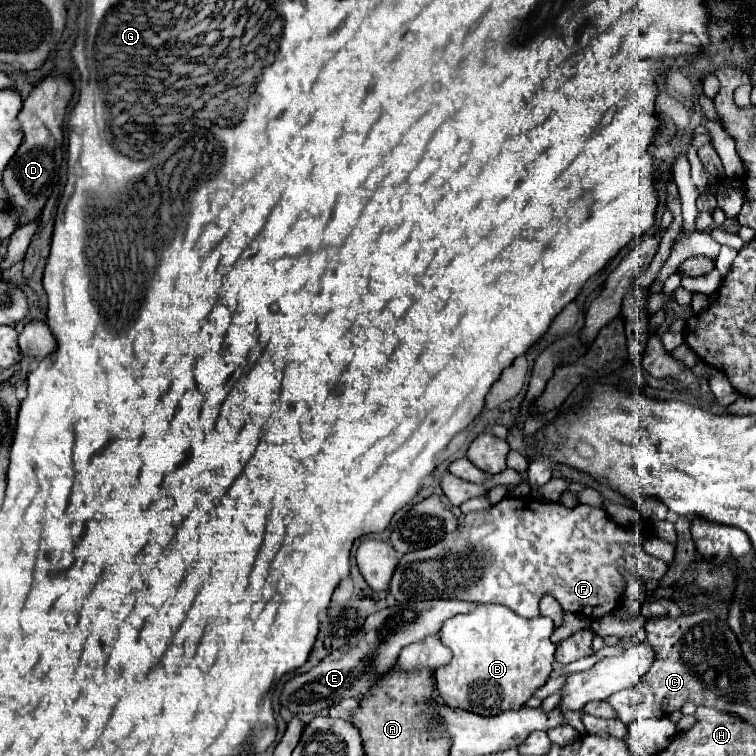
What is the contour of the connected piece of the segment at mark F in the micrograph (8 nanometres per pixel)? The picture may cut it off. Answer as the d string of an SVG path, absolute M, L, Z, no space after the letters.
M503 498L499 504L491 506L485 512L471 512L467 514L461 524L457 526L455 532L447 534L439 544L431 546L431 548L423 548L419 552L407 552L407 556L403 556L397 564L397 570L393 574L393 580L389 584L389 592L393 594L393 598L397 602L421 602L421 600L433 600L433 598L463 598L463 600L471 600L471 602L497 602L497 604L505 604L509 606L515 614L525 616L525 618L535 618L539 616L539 600L541 596L549 594L555 596L557 602L563 606L563 610L571 610L575 614L583 614L591 620L601 618L605 614L609 614L611 610L615 610L619 606L619 602L623 600L623 592L625 592L625 580L619 574L619 566L629 568L631 572L635 572L639 578L643 580L659 580L665 572L667 572L667 562L649 556L647 552L643 552L642 542L649 537L649 534L644 531L638 531L635 528L619 528L619 524L603 510L603 508L595 508L595 506L587 506L587 504L579 504L575 508L565 508L561 504L553 504L553 502L541 502L535 498Z

